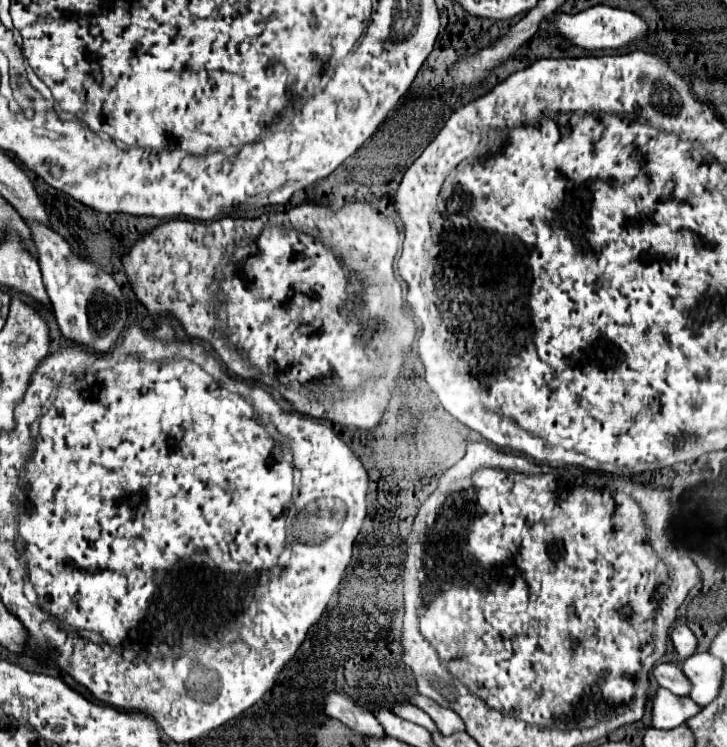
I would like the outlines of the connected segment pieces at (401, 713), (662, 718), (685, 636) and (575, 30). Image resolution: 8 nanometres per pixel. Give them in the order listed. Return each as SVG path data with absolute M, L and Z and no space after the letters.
M394 703L390 711L392 711L394 715L398 715L398 717L402 717L402 719L410 721L410 723L416 723L416 725L426 727L428 731L436 729L436 727L432 725L432 719L430 719L430 717L426 717L426 713L424 713L422 709L418 709L416 705L412 705L412 703L400 703L400 705L398 705L398 703Z
M658 689L652 705L652 725L656 729L674 729L694 717L702 707L690 697L678 697L668 689Z
M676 625L670 633L670 639L672 639L672 643L674 643L674 647L676 647L676 651L682 659L694 655L696 649L698 649L698 641L686 625Z
M606 5L590 7L582 13L578 13L576 17L570 17L570 15L552 15L552 17L554 17L554 25L560 35L570 39L578 47L592 49L592 51L618 49L618 47L624 47L636 39L644 39L648 35L648 25L638 15L634 15L630 11L622 11L622 9L612 9Z

